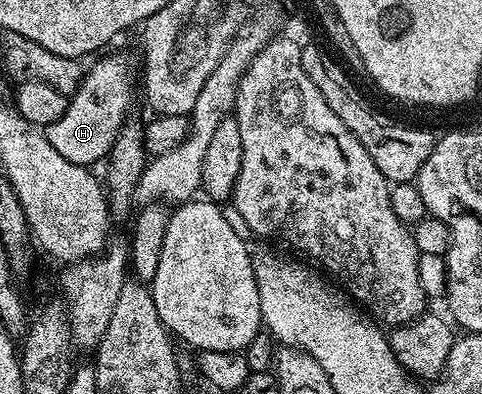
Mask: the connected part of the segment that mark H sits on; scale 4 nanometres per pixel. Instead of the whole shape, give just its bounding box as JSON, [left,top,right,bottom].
[44,53,134,167]

